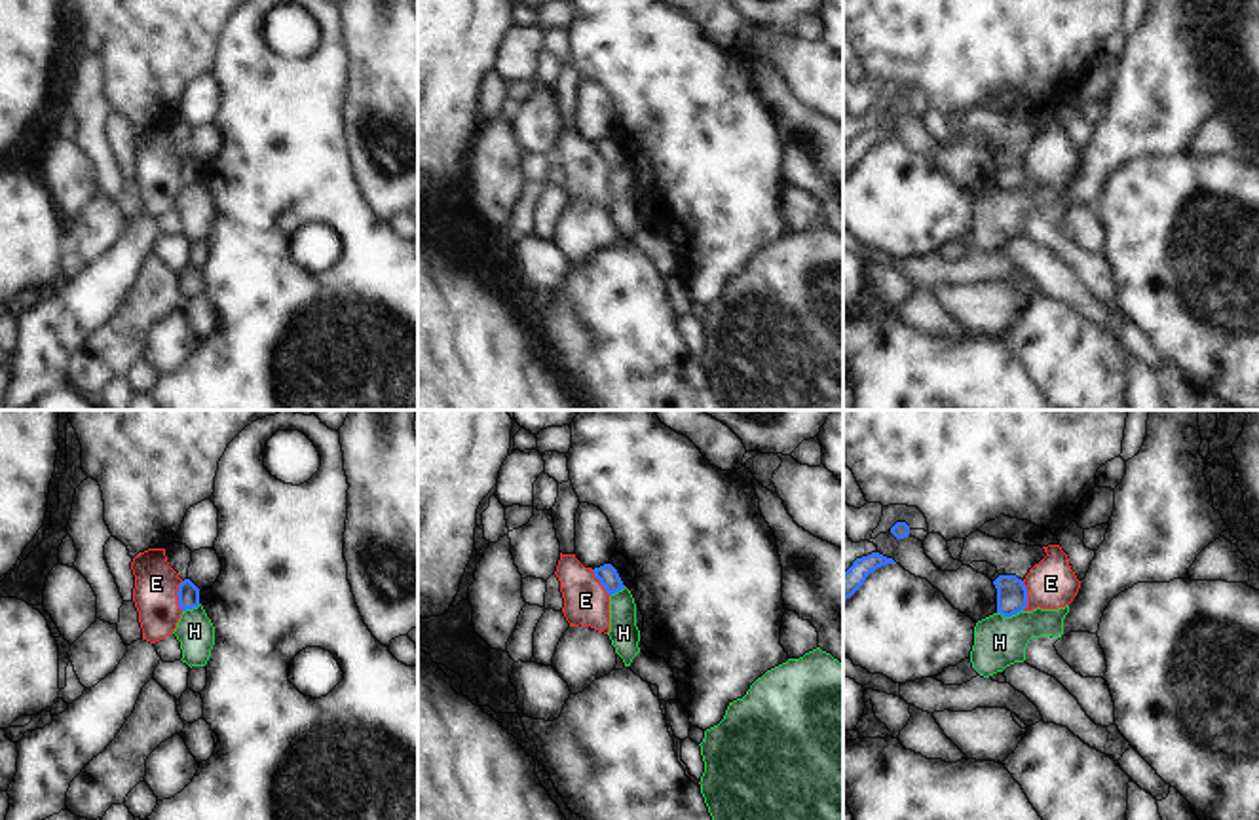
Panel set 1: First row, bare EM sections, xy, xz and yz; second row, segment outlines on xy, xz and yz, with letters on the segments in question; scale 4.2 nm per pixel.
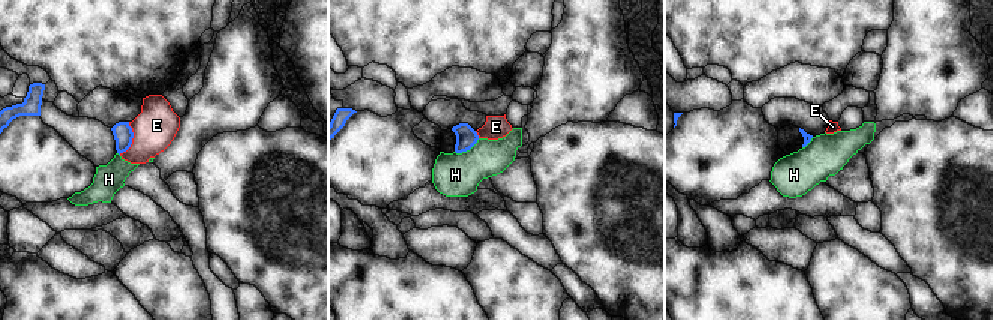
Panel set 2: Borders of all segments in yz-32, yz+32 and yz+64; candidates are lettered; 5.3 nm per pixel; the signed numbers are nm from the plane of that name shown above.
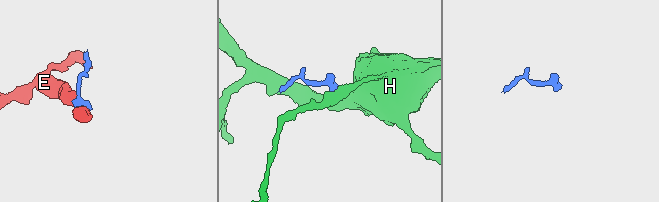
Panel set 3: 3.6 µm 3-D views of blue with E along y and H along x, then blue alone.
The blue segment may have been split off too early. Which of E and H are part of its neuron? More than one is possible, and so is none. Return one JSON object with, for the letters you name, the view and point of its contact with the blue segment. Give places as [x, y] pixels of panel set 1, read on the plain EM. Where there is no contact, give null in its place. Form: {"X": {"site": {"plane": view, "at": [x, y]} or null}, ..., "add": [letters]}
{"add": []}

